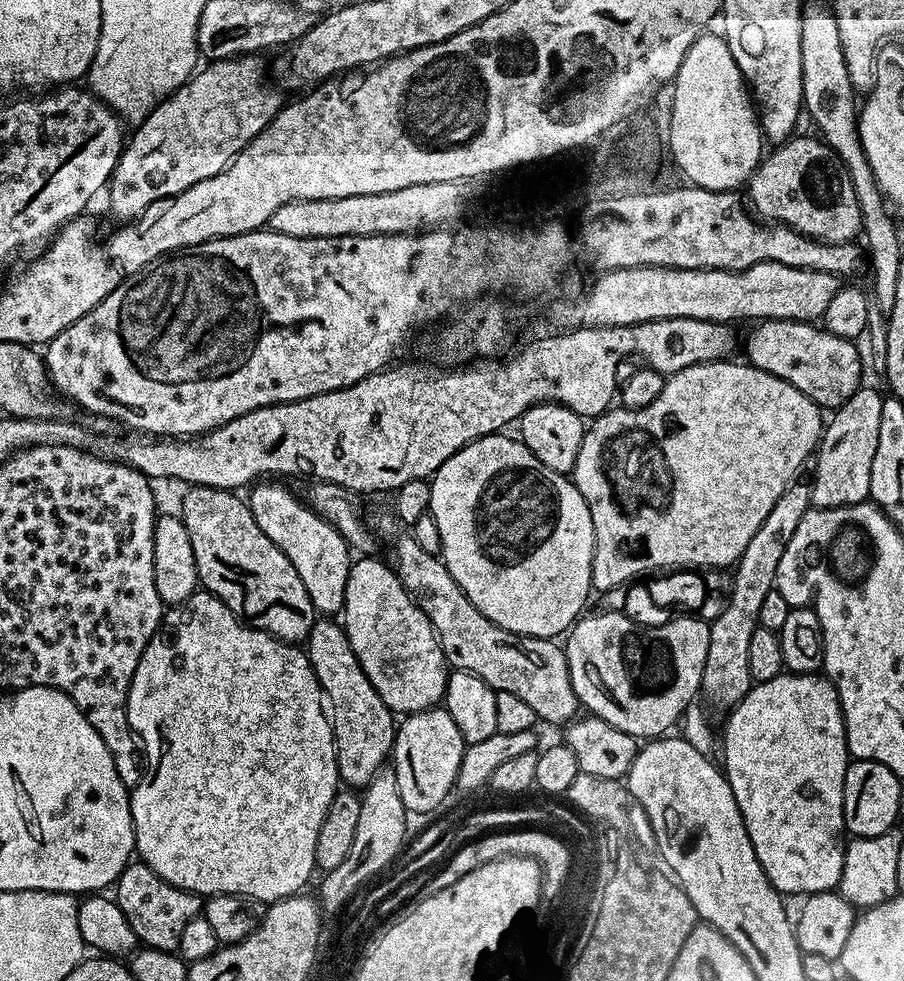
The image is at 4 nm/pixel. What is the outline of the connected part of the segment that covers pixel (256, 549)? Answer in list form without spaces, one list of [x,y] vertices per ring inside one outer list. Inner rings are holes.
[[[192,486],[184,496],[184,512],[182,519],[190,534],[190,546],[194,546],[194,562],[199,583],[213,596],[226,605],[235,616],[243,618],[254,628],[261,628],[288,644],[299,645],[307,641],[312,627],[316,625],[318,613],[310,602],[310,594],[306,594],[306,586],[302,586],[302,578],[298,578],[298,570],[290,566],[290,558],[262,534],[262,526],[254,522],[254,514],[248,509],[237,493],[222,488],[206,488]]]

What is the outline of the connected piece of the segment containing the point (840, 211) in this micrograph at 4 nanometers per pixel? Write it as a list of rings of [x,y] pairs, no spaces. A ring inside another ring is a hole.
[[[793,135],[791,138],[772,148],[773,152],[763,157],[760,164],[752,171],[746,185],[747,203],[751,211],[761,221],[784,224],[803,236],[821,240],[827,244],[846,244],[855,241],[861,235],[861,220],[858,199],[854,194],[854,186],[842,161],[836,156],[824,140],[815,136]]]

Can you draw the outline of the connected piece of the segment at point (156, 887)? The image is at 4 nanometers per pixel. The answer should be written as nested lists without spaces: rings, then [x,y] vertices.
[[[142,862],[129,863],[122,870],[114,885],[114,899],[122,914],[126,914],[126,922],[130,922],[130,930],[134,930],[137,941],[145,948],[163,952],[179,949],[182,930],[186,930],[187,924],[202,912],[201,897],[158,878],[158,874]]]

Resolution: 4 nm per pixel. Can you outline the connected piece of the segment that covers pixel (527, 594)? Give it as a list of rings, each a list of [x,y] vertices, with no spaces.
[[[508,434],[470,441],[431,476],[428,511],[438,522],[439,555],[466,598],[490,622],[520,636],[556,638],[580,619],[588,592],[593,591],[594,522],[582,494],[565,473],[542,466],[519,439],[504,435]]]

